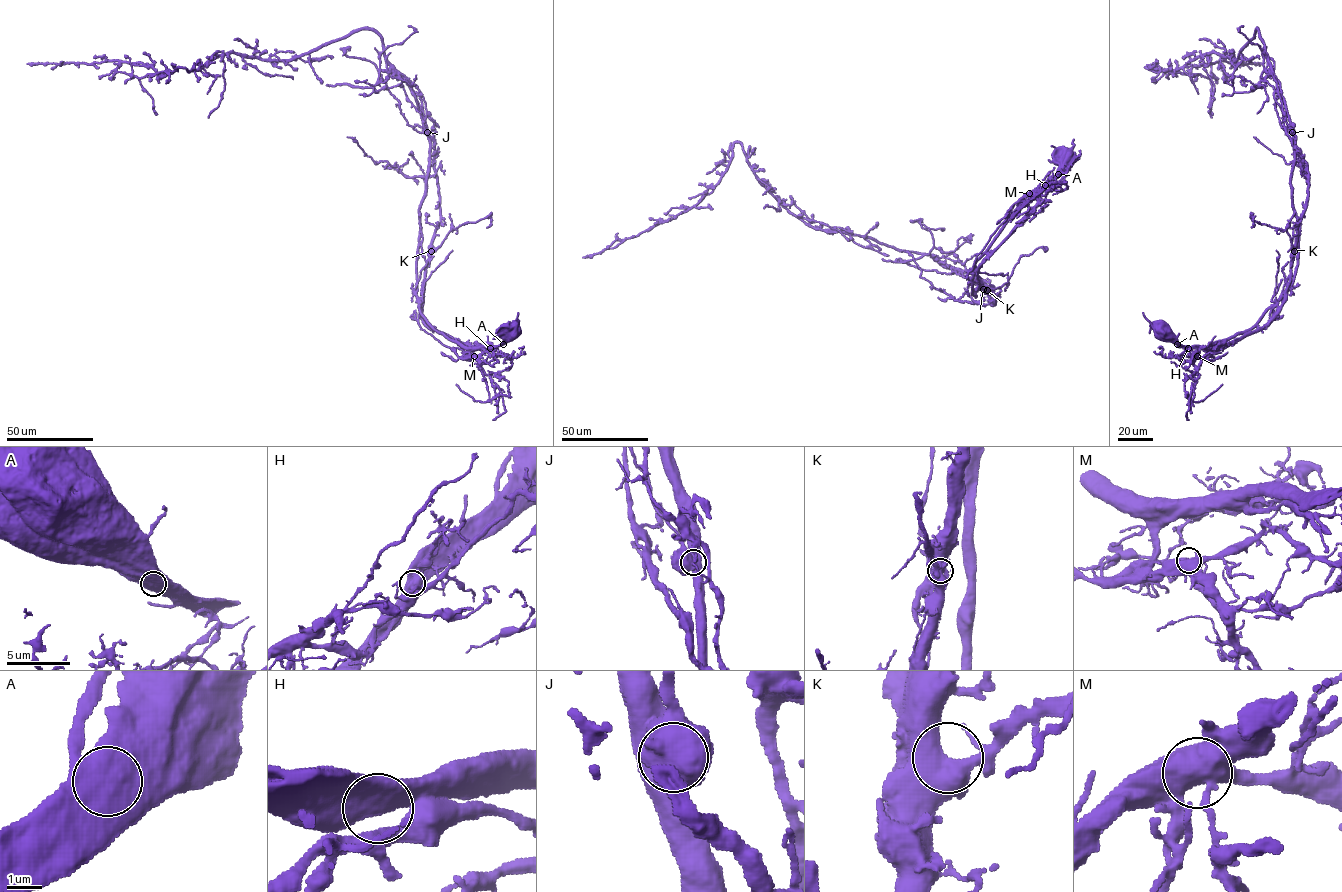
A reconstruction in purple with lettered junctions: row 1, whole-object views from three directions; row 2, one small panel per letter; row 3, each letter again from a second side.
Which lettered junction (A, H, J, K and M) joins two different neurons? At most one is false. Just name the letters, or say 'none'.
J

